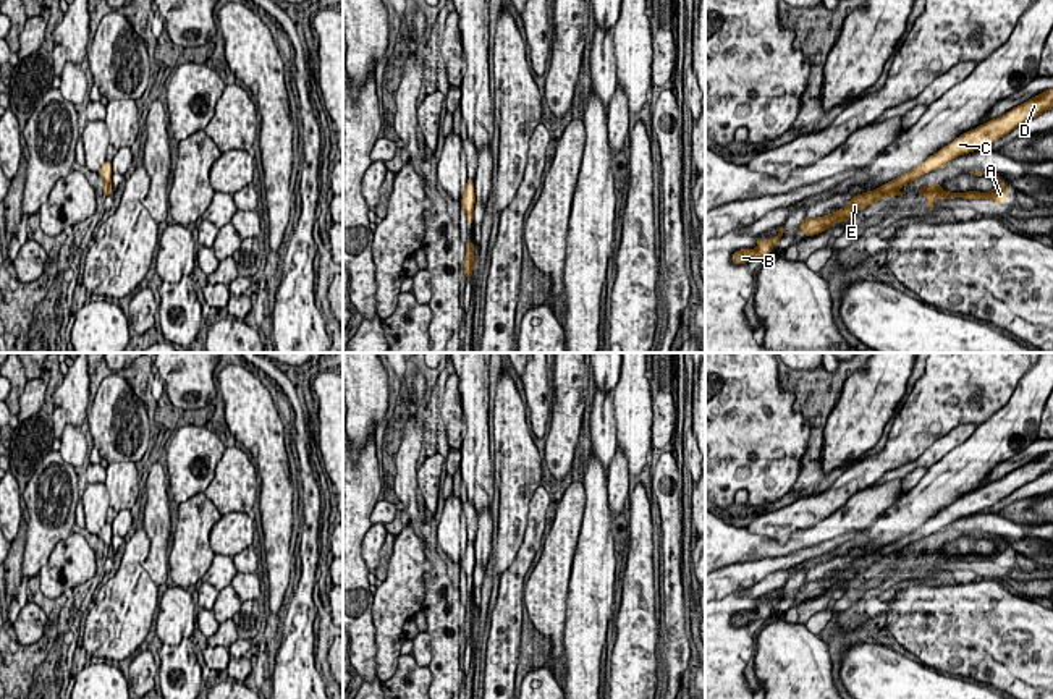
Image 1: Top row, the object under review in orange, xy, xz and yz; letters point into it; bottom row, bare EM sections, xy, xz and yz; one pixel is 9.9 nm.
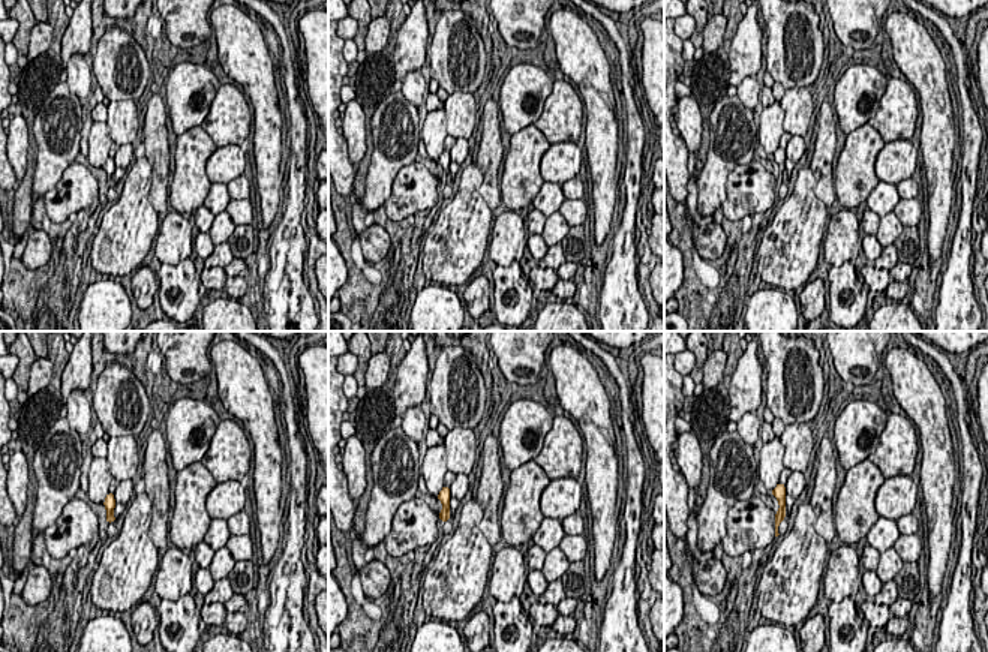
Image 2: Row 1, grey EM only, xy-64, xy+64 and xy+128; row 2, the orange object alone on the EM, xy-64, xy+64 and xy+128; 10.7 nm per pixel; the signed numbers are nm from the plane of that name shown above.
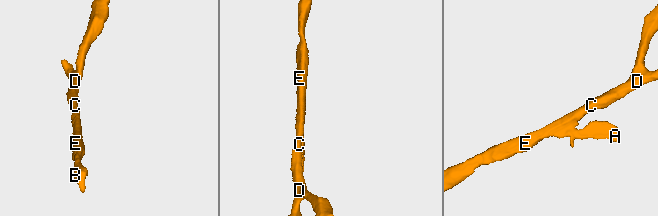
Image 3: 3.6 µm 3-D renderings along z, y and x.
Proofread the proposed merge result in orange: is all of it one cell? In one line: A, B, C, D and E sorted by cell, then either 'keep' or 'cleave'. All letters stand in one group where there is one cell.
A B C D E | keep

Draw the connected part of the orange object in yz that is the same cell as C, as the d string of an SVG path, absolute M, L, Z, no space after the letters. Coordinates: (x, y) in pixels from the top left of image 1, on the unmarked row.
M1053 451L1043 453L1040 458L1032 460L1026 466L1017 468L1016 471L1006 474L1003 479L990 482L958 502L951 506L938 513L937 516L930 518L924 526L916 527L911 534L885 545L875 553L862 555L854 558L843 571L818 581L804 581L799 587L799 592L804 599L814 599L838 584L848 586L848 582L859 574L859 571L865 571L875 563L883 560L903 558L906 555L899 555L901 549L906 549L909 544L916 540L948 527L954 519L985 511L988 506L995 505L996 502L1006 498L1014 490L1021 489L1022 485L1042 477L1045 472L1053 471Z

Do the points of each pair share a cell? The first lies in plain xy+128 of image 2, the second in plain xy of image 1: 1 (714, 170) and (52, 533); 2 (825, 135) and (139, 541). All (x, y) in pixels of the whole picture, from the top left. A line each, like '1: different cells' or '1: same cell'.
1: same cell
2: different cells

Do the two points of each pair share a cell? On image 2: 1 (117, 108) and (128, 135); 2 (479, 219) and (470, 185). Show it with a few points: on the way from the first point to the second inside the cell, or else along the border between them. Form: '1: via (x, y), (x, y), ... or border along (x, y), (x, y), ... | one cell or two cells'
1: via (122, 114), (123, 129) | one cell
2: via (476, 210), (470, 201), (470, 194) | one cell

